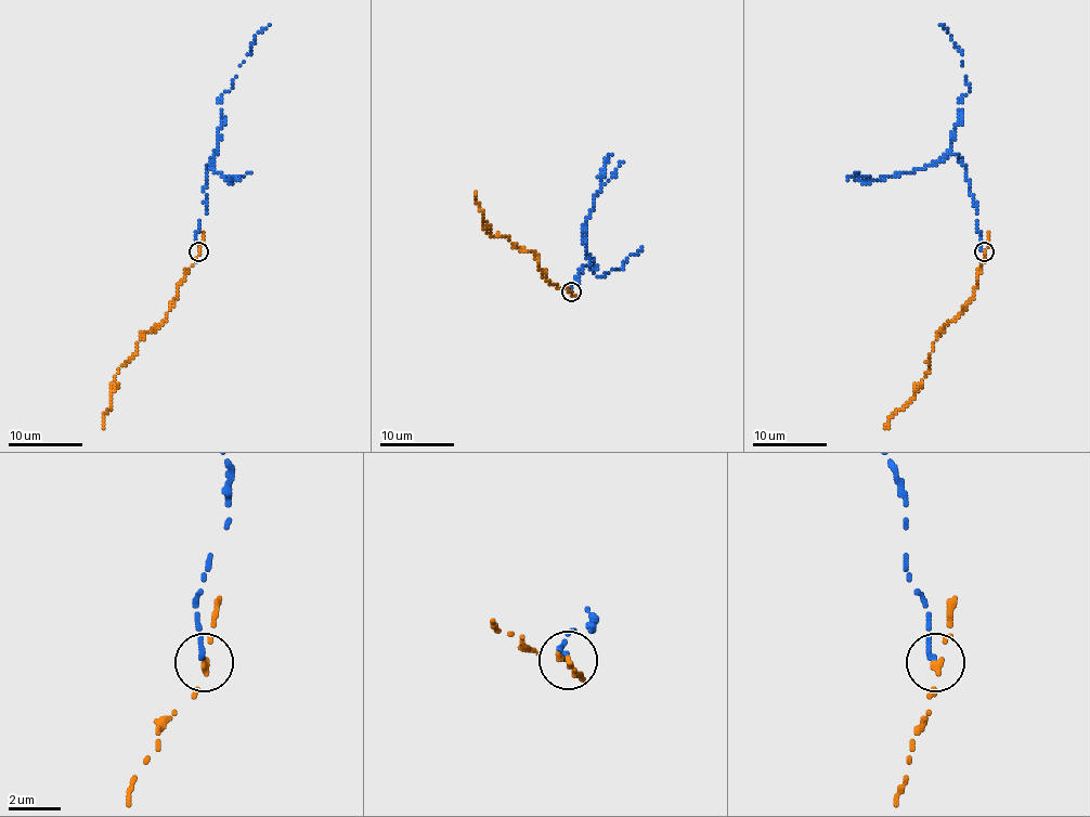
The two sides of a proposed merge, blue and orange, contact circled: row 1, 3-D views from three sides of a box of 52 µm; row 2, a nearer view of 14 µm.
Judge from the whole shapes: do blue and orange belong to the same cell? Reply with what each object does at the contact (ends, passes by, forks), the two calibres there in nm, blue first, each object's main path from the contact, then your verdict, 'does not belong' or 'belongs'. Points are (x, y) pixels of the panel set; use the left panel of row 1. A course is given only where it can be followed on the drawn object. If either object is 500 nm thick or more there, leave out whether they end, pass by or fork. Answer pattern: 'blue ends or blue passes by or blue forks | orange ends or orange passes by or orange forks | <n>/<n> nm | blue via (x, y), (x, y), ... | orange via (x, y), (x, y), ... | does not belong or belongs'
blue ends | orange ends | 200/200 nm | blue via (198, 251), (196, 233), (206, 215), (206, 168), (219, 147), (222, 94), (232, 89), (254, 39), (269, 24) | orange via (198, 251), (196, 262), (178, 286), (172, 307), (159, 325), (138, 341), (135, 354), (115, 375), (102, 427) | does not belong

